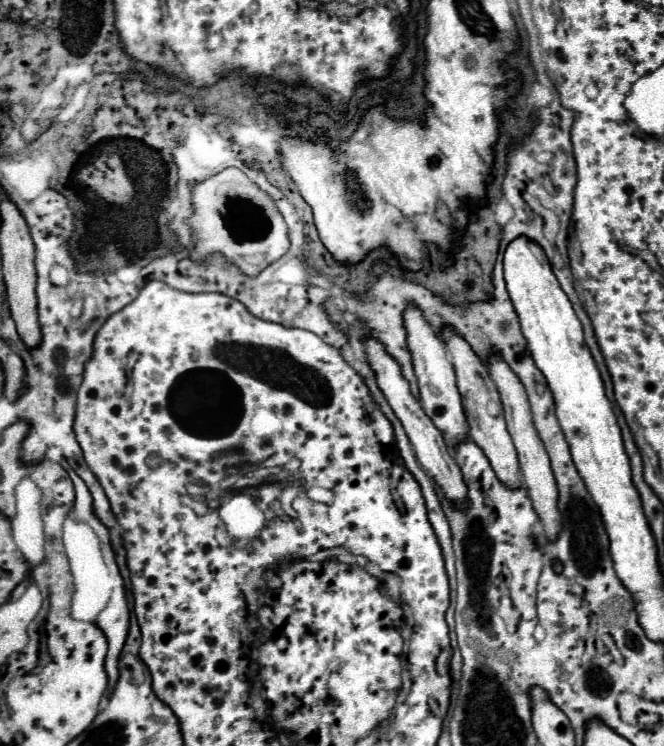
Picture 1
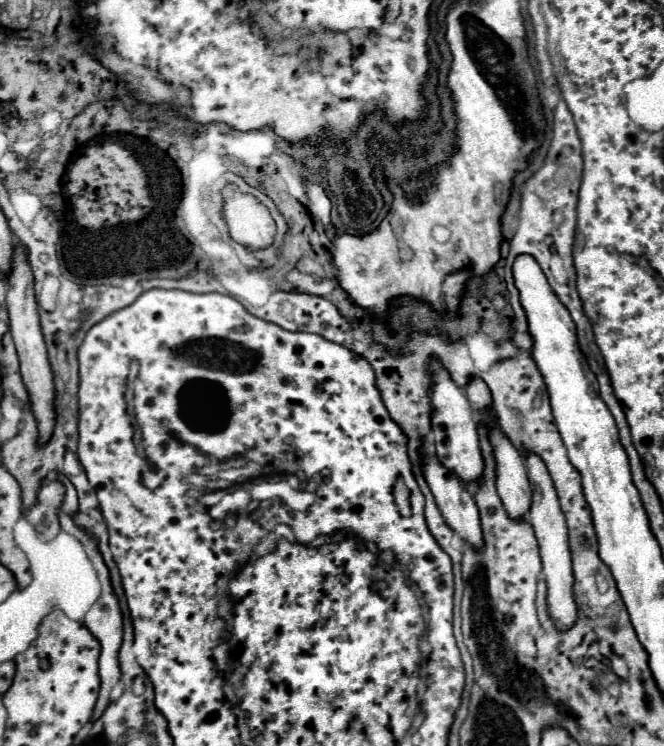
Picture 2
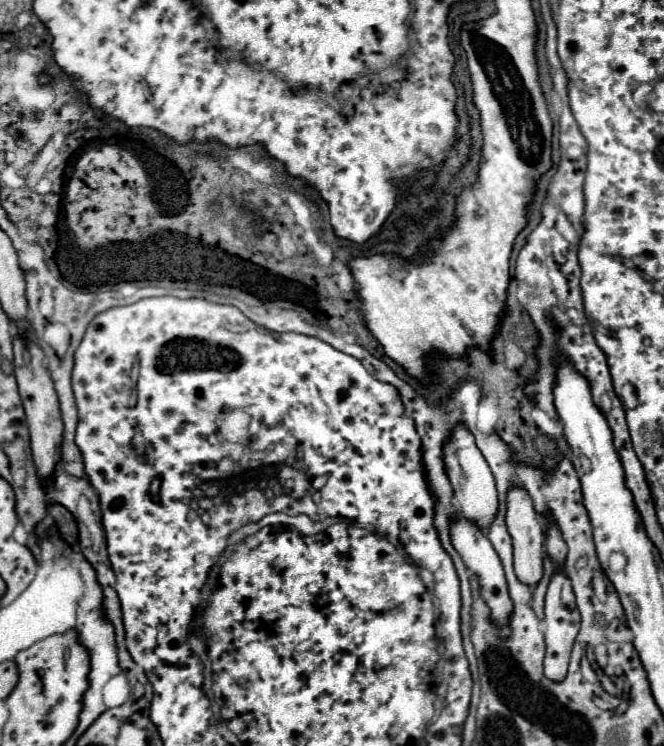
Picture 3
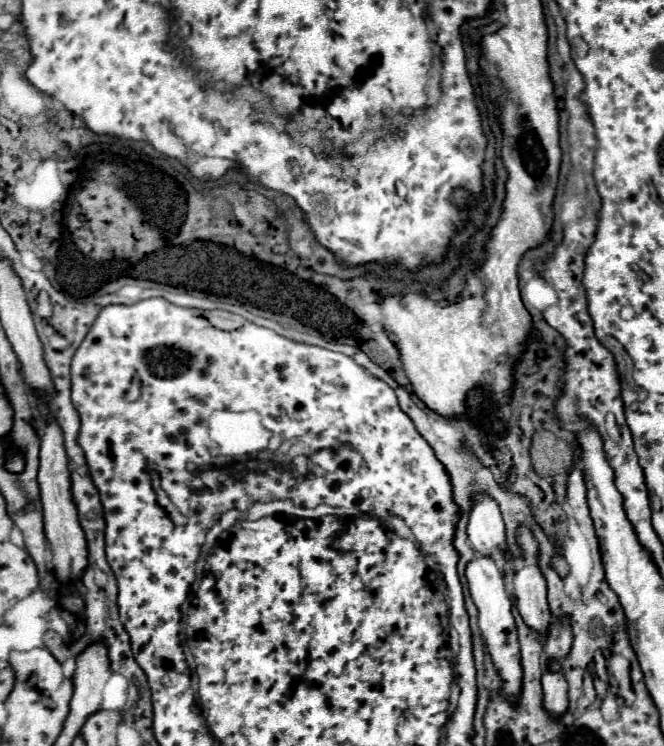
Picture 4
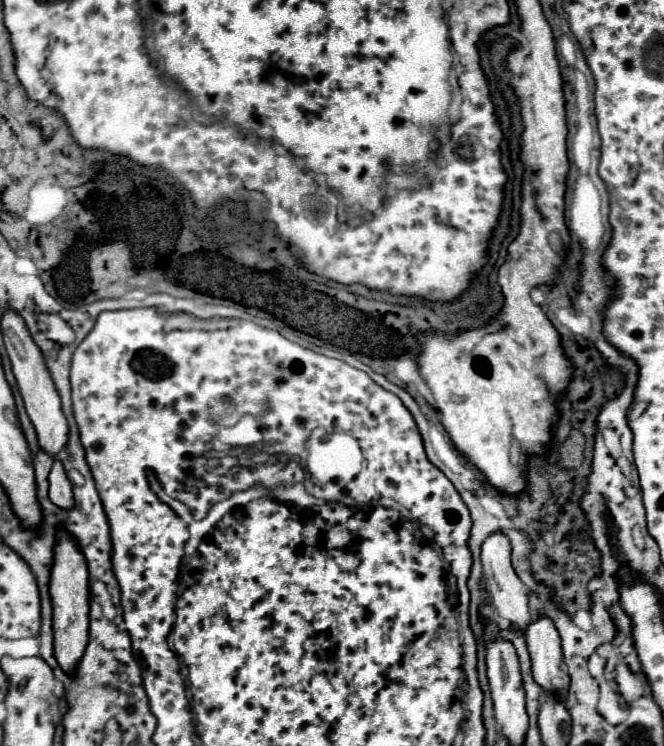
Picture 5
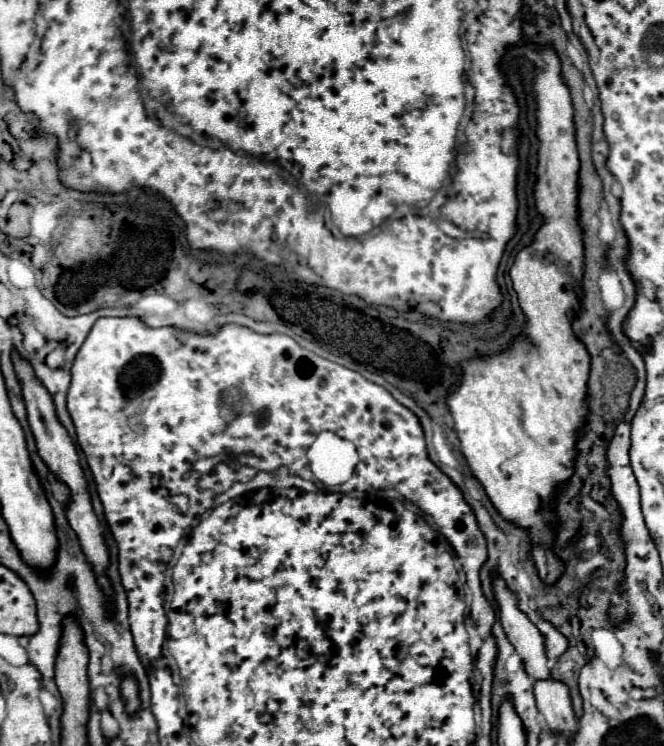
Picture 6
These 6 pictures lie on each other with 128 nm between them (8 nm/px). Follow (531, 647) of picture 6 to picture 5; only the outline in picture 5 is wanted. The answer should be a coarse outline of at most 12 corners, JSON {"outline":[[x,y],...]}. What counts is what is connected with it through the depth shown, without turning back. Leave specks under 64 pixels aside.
{"outline":[[494,532],[480,546],[498,616],[528,628],[528,590],[512,568],[510,540]]}

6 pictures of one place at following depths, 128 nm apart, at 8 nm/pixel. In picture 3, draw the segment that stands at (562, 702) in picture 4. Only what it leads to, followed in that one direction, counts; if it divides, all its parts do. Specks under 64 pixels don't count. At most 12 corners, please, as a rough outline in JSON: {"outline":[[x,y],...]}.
{"outline":[[554,572],[544,598],[544,674],[564,680],[580,612]]}

